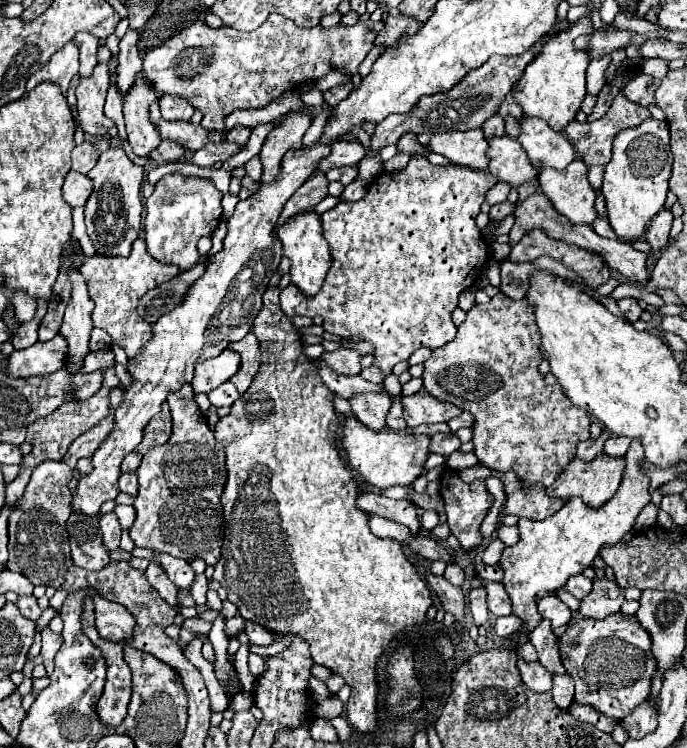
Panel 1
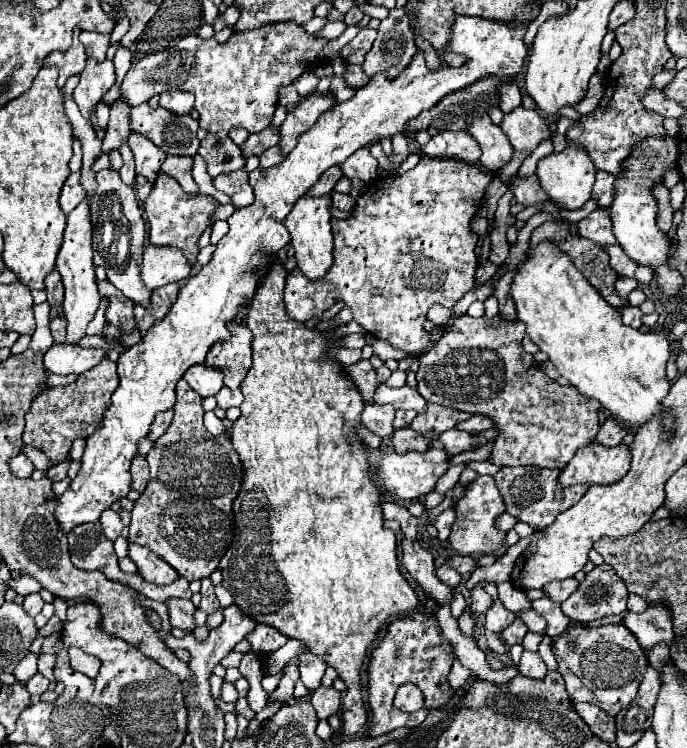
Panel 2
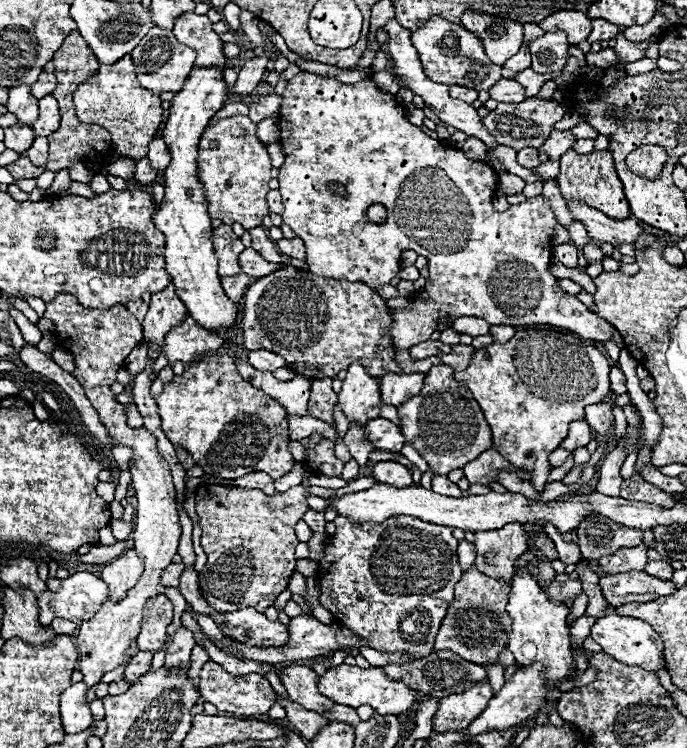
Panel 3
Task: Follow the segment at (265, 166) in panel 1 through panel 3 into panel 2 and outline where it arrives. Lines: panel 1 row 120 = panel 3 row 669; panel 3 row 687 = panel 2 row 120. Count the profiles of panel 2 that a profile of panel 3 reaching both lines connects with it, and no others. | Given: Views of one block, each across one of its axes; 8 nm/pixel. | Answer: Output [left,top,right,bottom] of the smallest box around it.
[278,90,334,154]

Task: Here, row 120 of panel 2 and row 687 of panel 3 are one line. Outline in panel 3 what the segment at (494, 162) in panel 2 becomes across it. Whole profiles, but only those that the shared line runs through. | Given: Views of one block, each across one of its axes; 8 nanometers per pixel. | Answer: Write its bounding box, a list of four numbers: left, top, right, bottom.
[434,680,494,732]

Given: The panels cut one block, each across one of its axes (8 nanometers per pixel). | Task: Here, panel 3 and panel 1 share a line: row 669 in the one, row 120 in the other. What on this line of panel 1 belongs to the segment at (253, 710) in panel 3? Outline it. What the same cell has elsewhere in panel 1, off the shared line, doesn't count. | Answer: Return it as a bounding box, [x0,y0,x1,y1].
[144,14,384,130]

